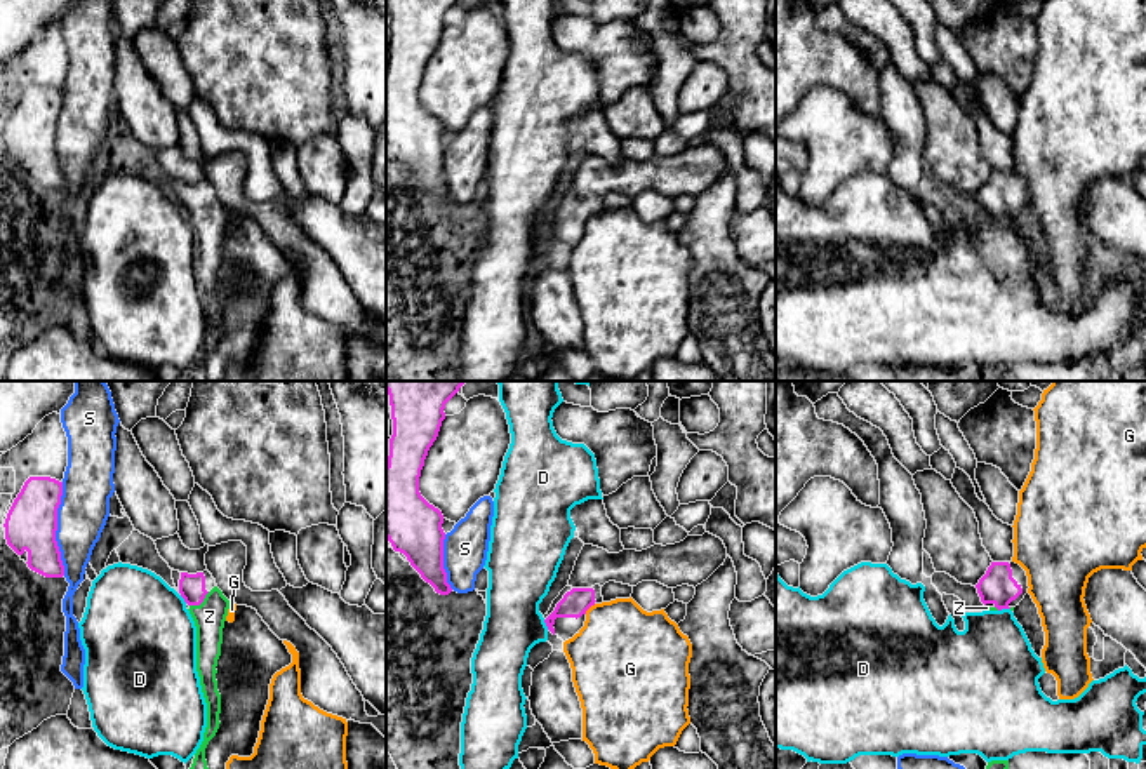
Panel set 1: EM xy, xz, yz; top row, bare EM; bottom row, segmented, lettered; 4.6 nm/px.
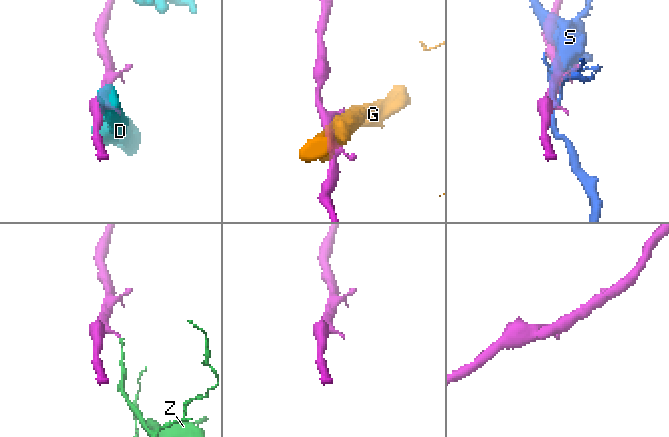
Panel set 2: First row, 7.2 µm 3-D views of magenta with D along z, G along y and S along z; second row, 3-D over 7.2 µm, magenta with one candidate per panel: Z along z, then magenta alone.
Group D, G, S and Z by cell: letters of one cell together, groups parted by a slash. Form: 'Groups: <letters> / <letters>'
Groups: D / G / S / Z

